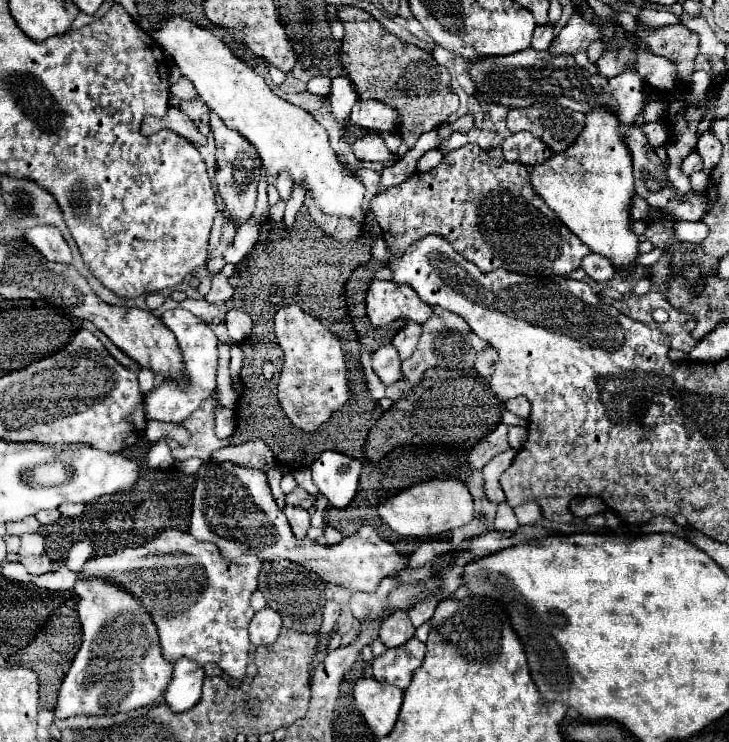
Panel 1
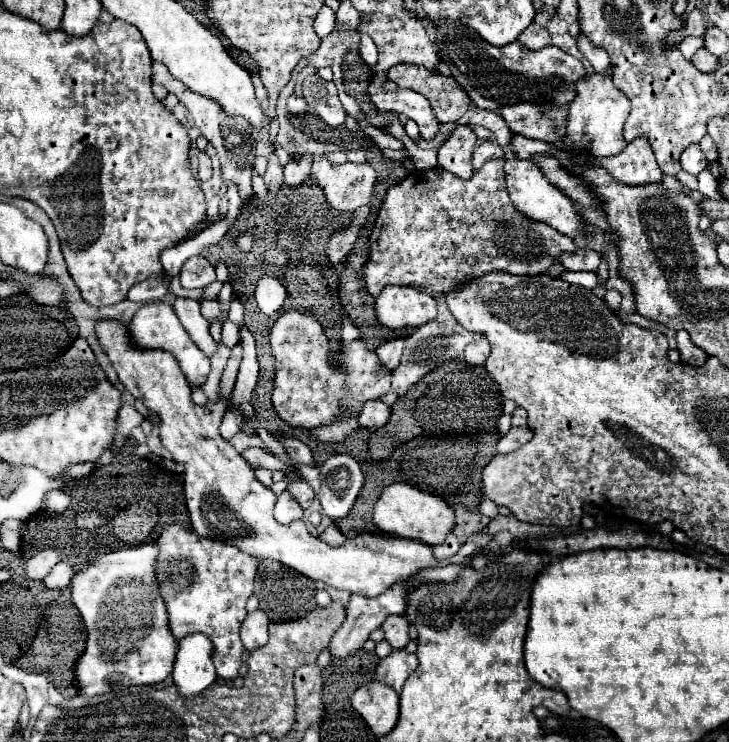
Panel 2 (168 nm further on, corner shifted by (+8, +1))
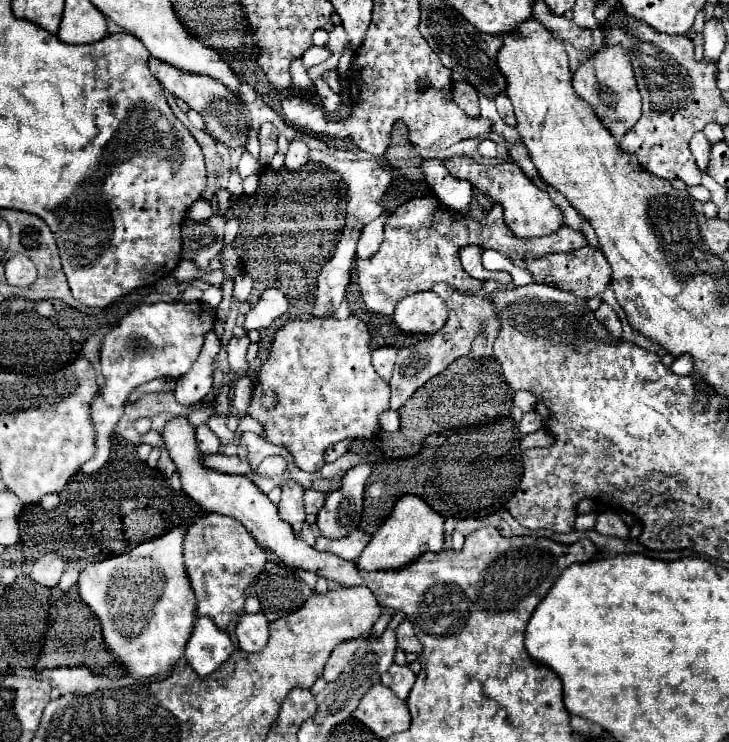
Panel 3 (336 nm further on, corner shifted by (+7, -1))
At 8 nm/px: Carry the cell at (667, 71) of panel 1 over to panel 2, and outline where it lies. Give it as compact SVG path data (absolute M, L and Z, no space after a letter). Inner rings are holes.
M583 36L577 38L577 46L579 46L579 50L585 54L585 58L593 64L593 68L595 68L597 74L607 74L607 72L613 70L611 58L609 58L609 54L607 54L603 48L591 46L591 44L587 42L587 38L583 38Z

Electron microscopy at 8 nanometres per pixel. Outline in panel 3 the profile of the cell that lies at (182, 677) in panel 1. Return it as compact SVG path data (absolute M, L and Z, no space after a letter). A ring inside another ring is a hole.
M204 616L196 620L194 632L186 644L186 658L198 676L210 676L210 672L228 660L232 650L234 646L230 634L220 630L212 618Z

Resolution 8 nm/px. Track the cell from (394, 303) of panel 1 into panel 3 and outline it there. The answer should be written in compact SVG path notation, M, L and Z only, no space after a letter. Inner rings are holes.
M434 292L410 294L396 306L394 322L402 332L410 334L434 334L448 320L448 308L444 300Z

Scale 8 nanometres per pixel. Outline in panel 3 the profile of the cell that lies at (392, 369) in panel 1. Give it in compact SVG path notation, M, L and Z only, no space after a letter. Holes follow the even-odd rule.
M312 318L312 320L288 320L274 336L268 360L260 366L256 376L256 388L248 404L248 416L258 420L264 428L260 434L264 440L276 446L288 448L294 464L304 472L318 472L324 466L322 454L340 440L372 440L380 432L378 416L390 408L390 386L376 376L370 362L370 332L368 326L356 318ZM266 388L278 392L278 406L274 410L262 410L260 394Z

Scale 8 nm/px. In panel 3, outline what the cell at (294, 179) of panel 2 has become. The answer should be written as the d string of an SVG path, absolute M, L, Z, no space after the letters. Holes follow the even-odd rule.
M292 140L290 142L290 148L286 152L286 168L288 170L294 170L294 168L300 168L302 164L308 162L308 146L302 142L302 140Z

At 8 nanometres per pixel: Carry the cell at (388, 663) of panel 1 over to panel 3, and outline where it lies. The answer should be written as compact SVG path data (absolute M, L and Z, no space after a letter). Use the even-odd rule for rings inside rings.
M392 664L388 668L388 672L384 672L384 676L382 676L382 684L388 686L398 698L406 700L408 694L410 694L410 690L412 690L412 686L414 686L414 678L416 676L414 676L414 672L410 670L408 664L406 666Z

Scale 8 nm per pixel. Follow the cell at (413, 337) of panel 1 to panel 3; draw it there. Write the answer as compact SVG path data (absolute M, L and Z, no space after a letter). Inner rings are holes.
M378 348L372 352L372 366L378 372L378 376L386 382L390 382L394 360L396 360L396 348Z

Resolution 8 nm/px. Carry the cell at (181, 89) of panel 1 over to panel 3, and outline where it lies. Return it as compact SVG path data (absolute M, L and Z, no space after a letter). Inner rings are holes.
M150 56L148 64L150 64L150 72L160 80L160 84L170 94L184 100L192 110L196 110L204 118L204 122L208 126L208 134L216 142L222 142L228 148L246 146L246 136L248 136L248 130L250 130L250 112L248 112L246 104L230 88L226 88L222 82L218 82L218 80L214 80L210 76L192 74L192 72L180 70L176 66L164 64L162 60L156 60L154 56Z

